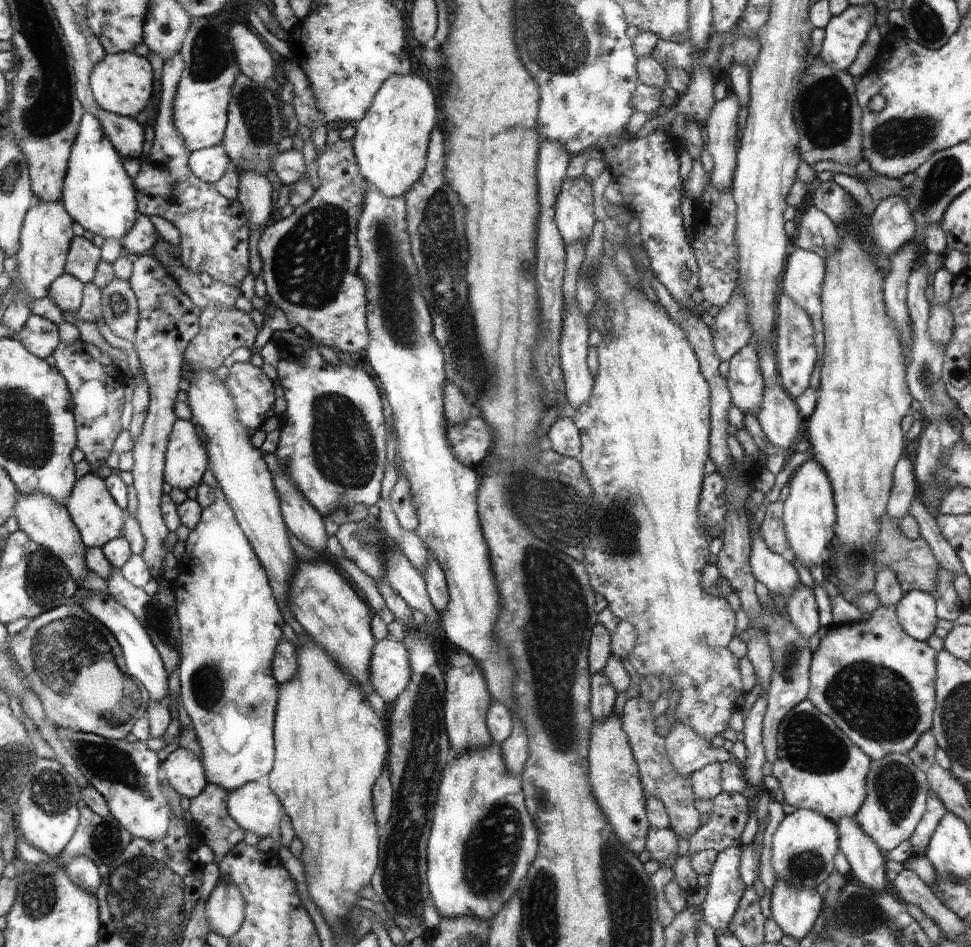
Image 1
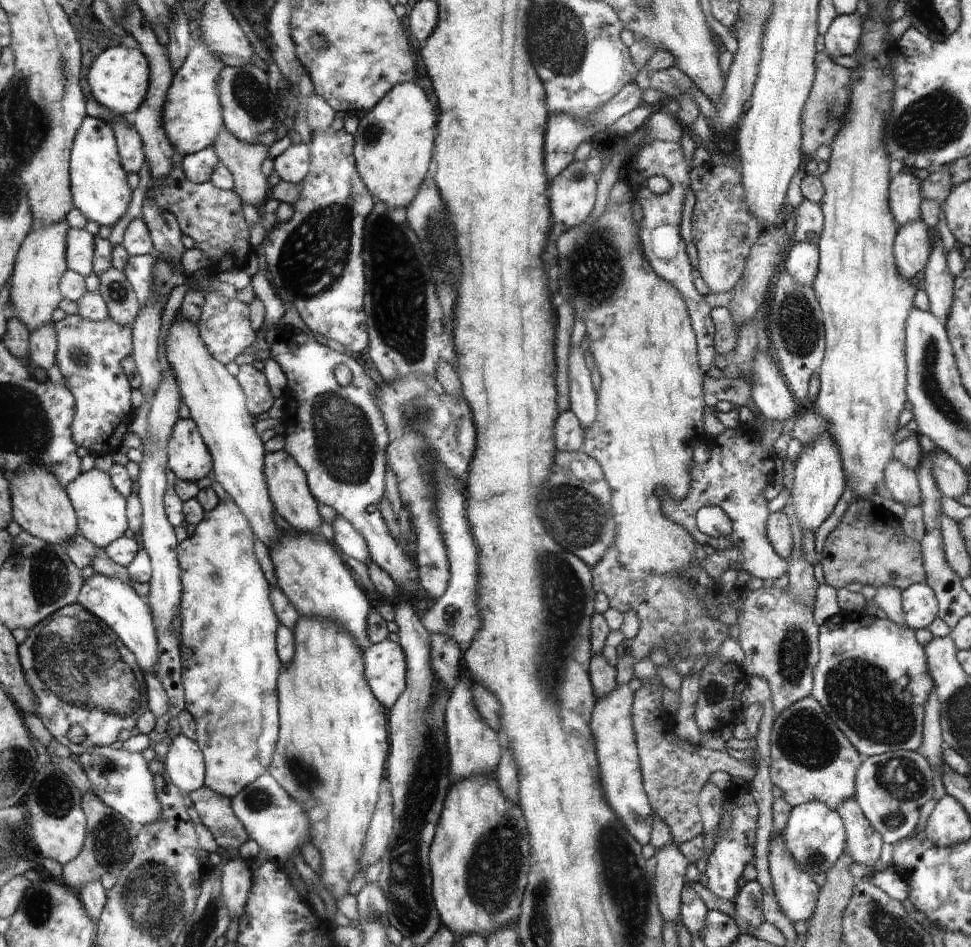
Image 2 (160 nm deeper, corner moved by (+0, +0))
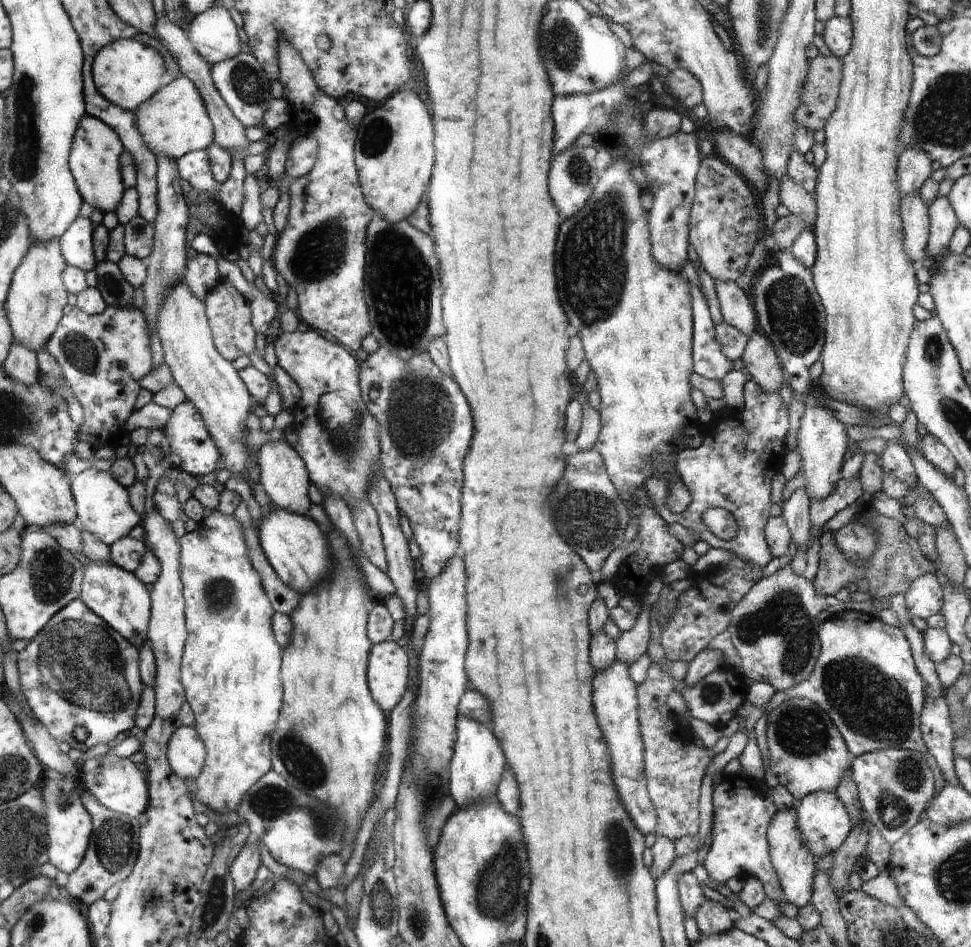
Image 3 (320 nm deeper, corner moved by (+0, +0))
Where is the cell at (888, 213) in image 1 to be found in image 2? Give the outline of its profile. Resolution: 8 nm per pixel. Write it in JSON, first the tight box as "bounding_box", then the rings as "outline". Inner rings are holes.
{"bounding_box":[889,166,921,226],"outline":[[[897,166],[889,191],[891,211],[899,226],[921,217],[920,181],[910,167]]]}

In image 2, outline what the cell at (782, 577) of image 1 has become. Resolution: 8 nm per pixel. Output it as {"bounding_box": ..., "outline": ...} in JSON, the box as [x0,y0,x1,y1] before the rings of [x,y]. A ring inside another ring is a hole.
{"bounding_box":[661,418,788,580],"outline":[[[761,418],[762,430],[756,434],[762,434],[762,438],[756,438],[752,434],[742,434],[739,425],[733,429],[726,429],[718,435],[715,444],[710,448],[710,456],[702,464],[693,464],[692,490],[681,501],[675,501],[668,495],[662,495],[661,501],[664,513],[671,521],[681,524],[702,545],[710,545],[714,550],[720,551],[728,546],[737,547],[739,552],[739,568],[748,572],[753,578],[762,580],[775,580],[787,572],[788,561],[783,558],[773,547],[769,538],[766,538],[766,520],[771,516],[768,512],[768,502],[764,500],[764,490],[768,486],[770,474],[774,468],[772,456],[768,456],[766,450],[770,450],[778,439],[784,434],[784,424],[780,421]],[[719,506],[732,523],[732,532],[727,541],[722,538],[712,538],[698,530],[696,513],[699,508]]]}

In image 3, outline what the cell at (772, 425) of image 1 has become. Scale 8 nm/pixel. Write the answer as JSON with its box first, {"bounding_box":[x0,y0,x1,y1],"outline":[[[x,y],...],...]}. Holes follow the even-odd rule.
{"bounding_box":[741,329,785,392],"outline":[[[759,329],[749,336],[741,358],[749,378],[755,380],[766,392],[779,392],[785,382],[782,367],[772,343]]]}

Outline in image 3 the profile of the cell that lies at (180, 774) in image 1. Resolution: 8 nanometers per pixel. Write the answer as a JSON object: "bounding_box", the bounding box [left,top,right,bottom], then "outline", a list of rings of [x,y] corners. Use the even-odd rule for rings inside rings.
{"bounding_box":[168,724,208,780],"outline":[[[180,724],[168,745],[168,759],[173,771],[182,780],[198,778],[208,751],[197,729]]]}

